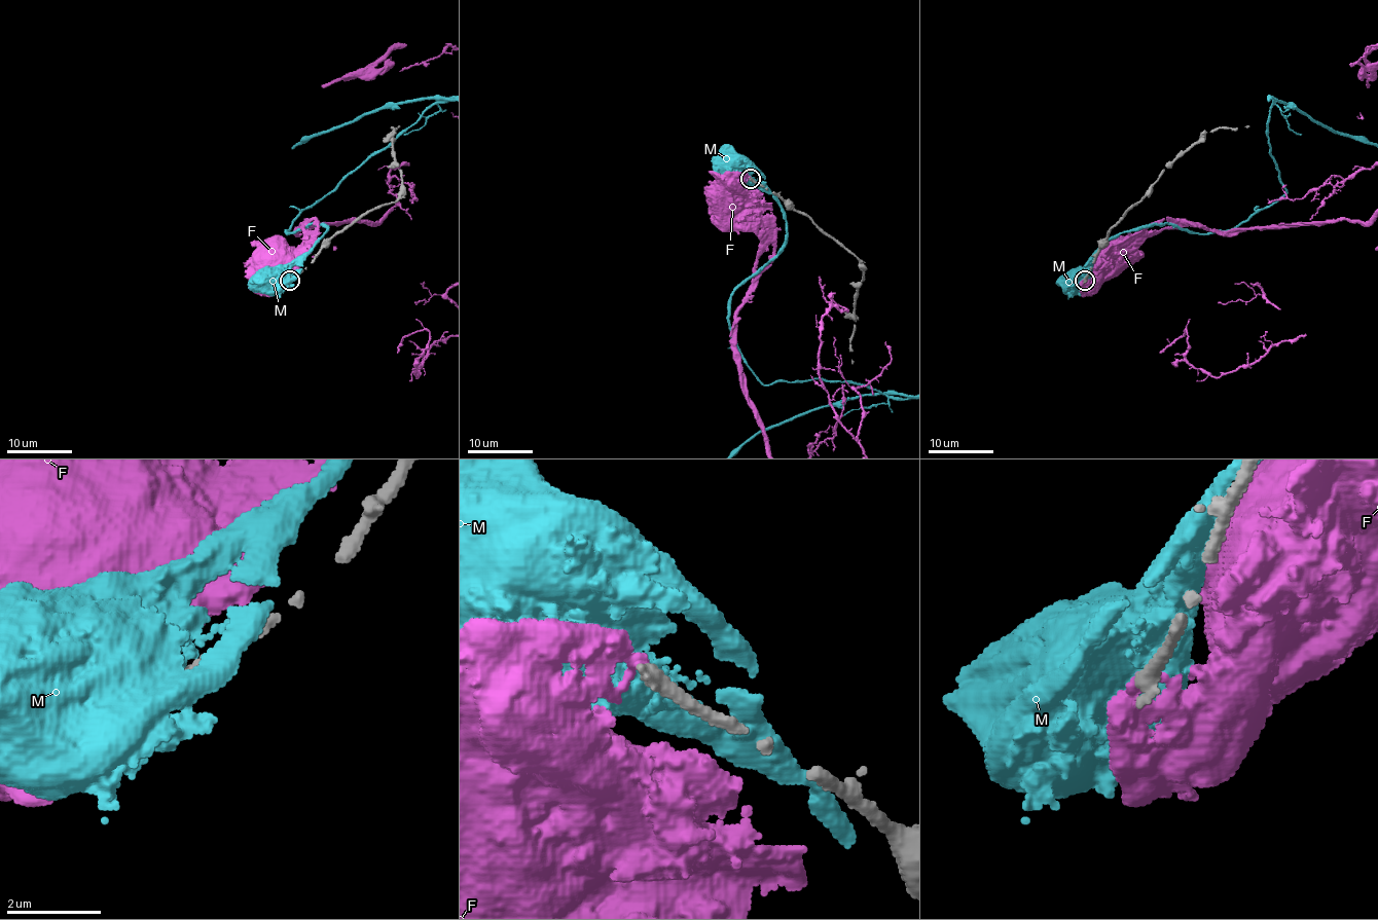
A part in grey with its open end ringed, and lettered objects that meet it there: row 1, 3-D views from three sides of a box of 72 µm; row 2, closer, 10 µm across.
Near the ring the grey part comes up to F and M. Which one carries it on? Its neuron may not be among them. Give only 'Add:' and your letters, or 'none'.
Add: none

